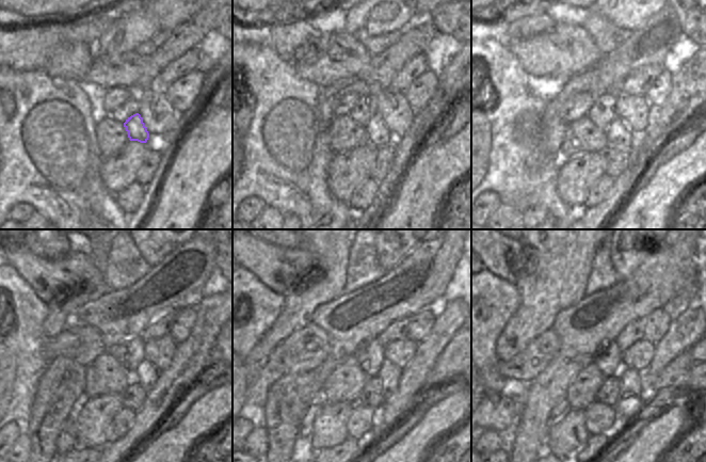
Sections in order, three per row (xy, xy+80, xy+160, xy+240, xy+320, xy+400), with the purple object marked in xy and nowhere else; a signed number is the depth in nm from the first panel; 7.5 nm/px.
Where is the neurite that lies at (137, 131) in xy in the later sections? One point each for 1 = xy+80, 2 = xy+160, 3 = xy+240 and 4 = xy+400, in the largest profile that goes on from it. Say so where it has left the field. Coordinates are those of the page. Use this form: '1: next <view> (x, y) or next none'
1: next xy+80 (378, 134)
2: next xy+160 (618, 133)
3: next xy+240 (146, 375)
4: next xy+400 (632, 383)

